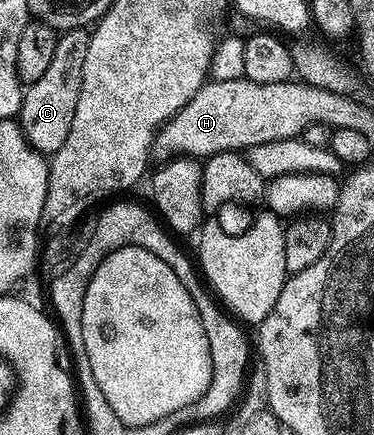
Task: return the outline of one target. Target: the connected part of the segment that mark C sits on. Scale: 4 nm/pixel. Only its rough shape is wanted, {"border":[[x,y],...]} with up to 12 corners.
{"border":[[67,29],[17,122],[37,153],[64,147],[90,33]]}

